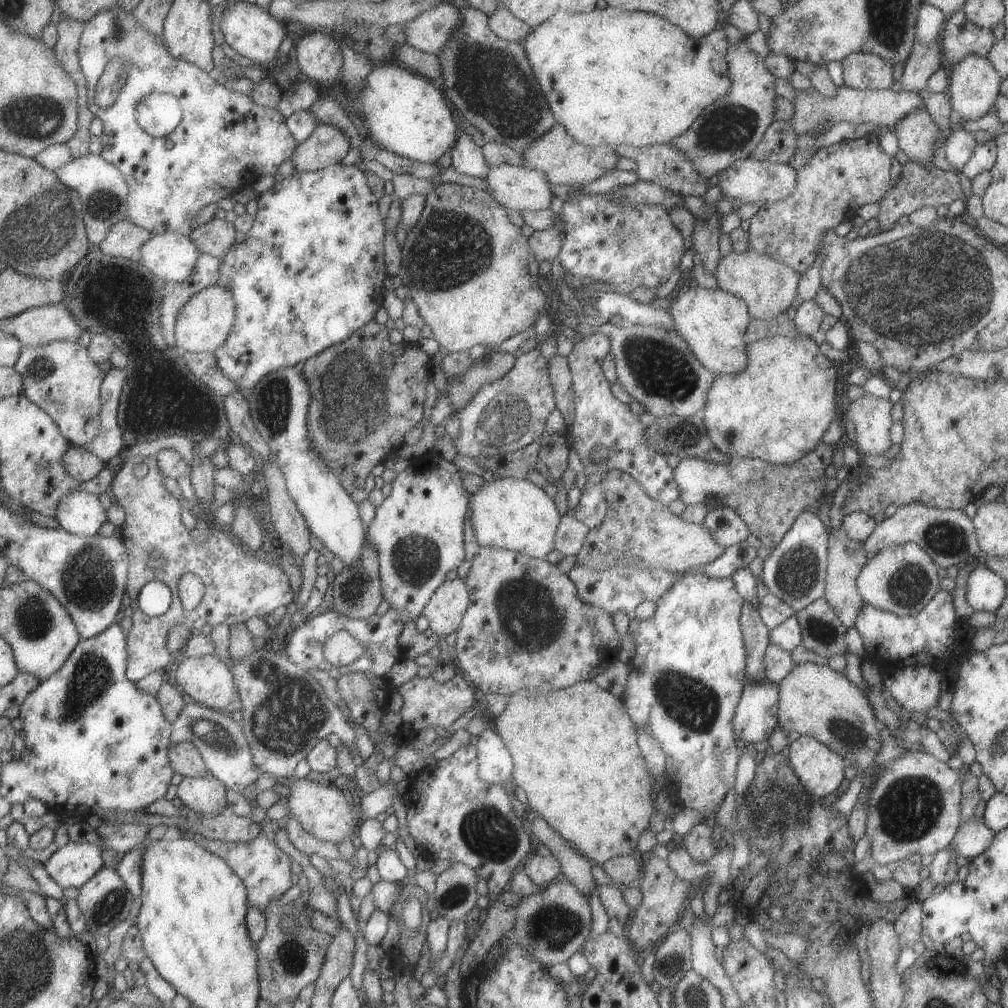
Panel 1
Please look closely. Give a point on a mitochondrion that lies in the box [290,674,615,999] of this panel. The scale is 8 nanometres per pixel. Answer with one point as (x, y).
(487, 832)

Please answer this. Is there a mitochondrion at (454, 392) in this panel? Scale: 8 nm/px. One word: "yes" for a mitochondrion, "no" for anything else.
no

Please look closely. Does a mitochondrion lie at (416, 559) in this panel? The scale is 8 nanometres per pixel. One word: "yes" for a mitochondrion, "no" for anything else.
yes

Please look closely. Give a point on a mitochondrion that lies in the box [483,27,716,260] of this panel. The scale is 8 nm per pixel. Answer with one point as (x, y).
(599, 87)

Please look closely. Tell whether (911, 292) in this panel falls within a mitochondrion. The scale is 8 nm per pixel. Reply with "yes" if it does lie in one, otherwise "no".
yes

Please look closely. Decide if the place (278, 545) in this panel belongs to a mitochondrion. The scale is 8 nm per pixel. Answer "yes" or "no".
no

